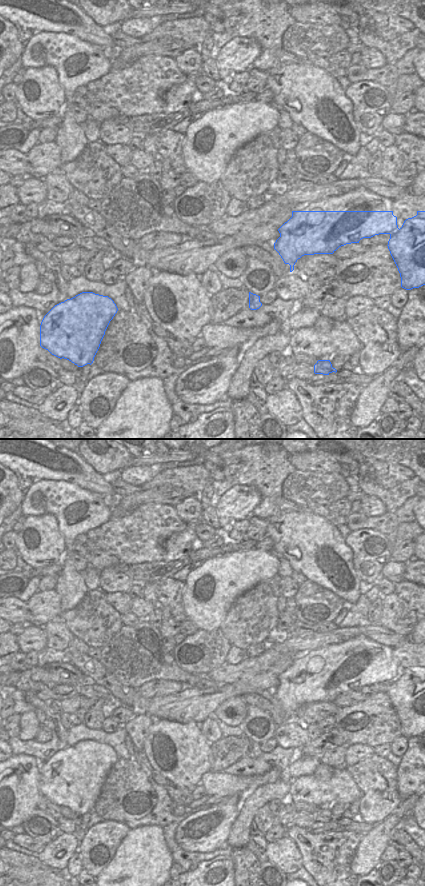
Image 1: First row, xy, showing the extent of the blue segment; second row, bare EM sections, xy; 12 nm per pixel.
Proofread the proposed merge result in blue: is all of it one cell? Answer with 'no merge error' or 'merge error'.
no merge error

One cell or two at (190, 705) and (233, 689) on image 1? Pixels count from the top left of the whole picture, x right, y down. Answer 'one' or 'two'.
one

